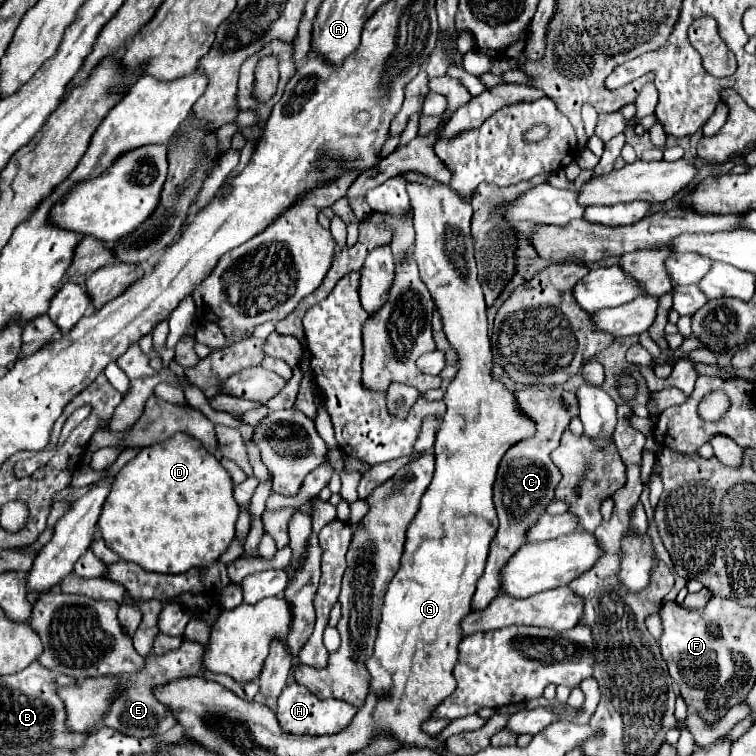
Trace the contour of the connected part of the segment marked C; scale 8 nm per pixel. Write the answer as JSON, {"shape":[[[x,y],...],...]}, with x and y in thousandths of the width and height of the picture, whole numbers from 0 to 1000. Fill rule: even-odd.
{"shape":[[[701,511],[693,516],[683,516],[680,529],[685,542],[709,561],[709,574],[683,585],[669,598],[669,603],[659,616],[659,630],[653,638],[653,669],[659,677],[661,696],[653,714],[648,717],[643,751],[630,775],[624,807],[640,804],[653,788],[664,786],[659,783],[659,757],[664,746],[669,746],[669,741],[696,717],[696,698],[701,698],[701,693],[706,693],[706,688],[712,688],[712,683],[720,680],[722,669],[730,664],[733,646],[738,640],[738,632],[743,630],[733,616],[733,611],[728,608],[728,598],[738,593],[741,577],[751,566],[757,550],[765,550],[765,534],[759,529],[759,519],[749,519],[741,511],[733,513]]]}

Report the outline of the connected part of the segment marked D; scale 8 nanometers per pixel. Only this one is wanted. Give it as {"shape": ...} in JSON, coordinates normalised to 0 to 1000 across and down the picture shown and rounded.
{"shape":[[[230,574],[217,585],[188,593],[159,624],[135,669],[130,698],[146,728],[161,741],[180,743],[188,751],[220,759],[246,757],[251,751],[286,743],[310,714],[310,696],[317,680],[307,656],[307,632],[286,603],[275,601],[262,582],[246,574]]]}

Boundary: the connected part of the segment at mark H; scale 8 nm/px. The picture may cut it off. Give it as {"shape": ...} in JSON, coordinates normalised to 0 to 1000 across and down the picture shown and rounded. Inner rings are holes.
{"shape":[[[397,905],[378,907],[368,923],[368,937],[365,937],[368,955],[373,958],[373,963],[378,963],[378,968],[413,971],[413,974],[450,968],[452,963],[458,963],[458,958],[463,958],[463,952],[471,947],[471,942],[474,942],[471,934],[466,934],[455,926],[444,926],[444,923],[423,926],[405,907],[397,907]]]}

